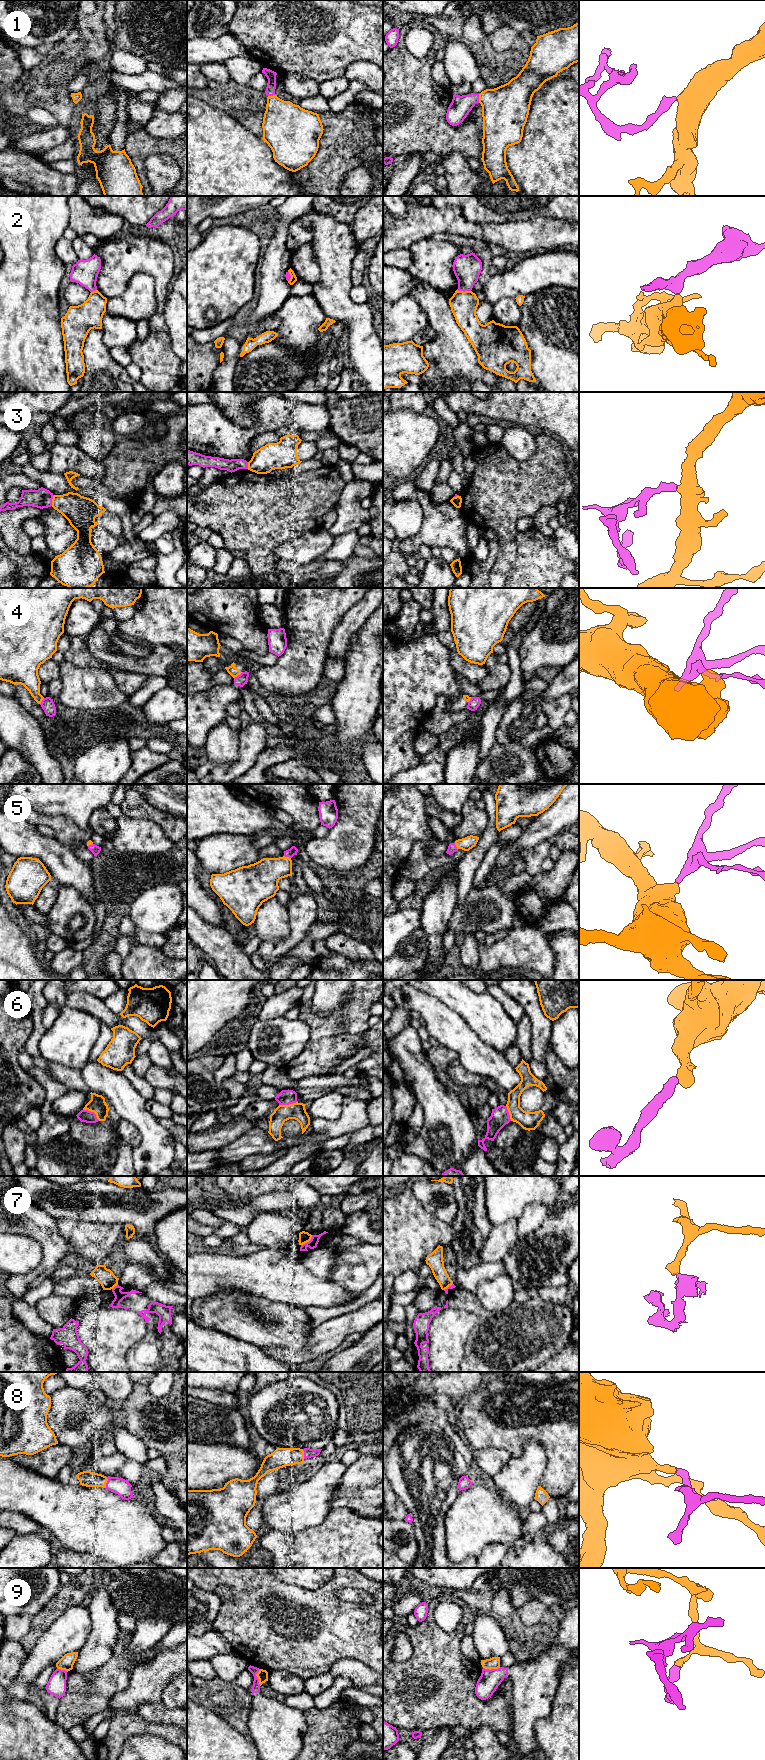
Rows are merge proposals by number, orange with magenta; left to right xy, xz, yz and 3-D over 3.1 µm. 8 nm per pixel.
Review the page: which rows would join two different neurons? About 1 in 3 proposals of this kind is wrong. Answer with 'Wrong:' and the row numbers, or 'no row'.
Wrong: 2, 3, 4, 7, 9

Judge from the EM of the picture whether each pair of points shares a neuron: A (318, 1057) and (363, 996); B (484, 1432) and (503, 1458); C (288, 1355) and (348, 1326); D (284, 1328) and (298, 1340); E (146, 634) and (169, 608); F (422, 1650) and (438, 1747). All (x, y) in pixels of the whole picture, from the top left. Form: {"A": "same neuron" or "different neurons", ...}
{"A": "same neuron", "B": "different neurons", "C": "same neuron", "D": "same neuron", "E": "same neuron", "F": "different neurons"}

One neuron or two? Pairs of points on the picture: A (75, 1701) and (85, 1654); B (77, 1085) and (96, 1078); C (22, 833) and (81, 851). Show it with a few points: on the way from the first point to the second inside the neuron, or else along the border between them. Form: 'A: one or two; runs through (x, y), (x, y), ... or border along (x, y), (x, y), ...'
A: two; border along (103, 1664), (85, 1673), (78, 1673), (72, 1670)
B: two; border along (80, 1070), (83, 1081), (91, 1091)
C: two; border along (56, 837), (84, 862)

